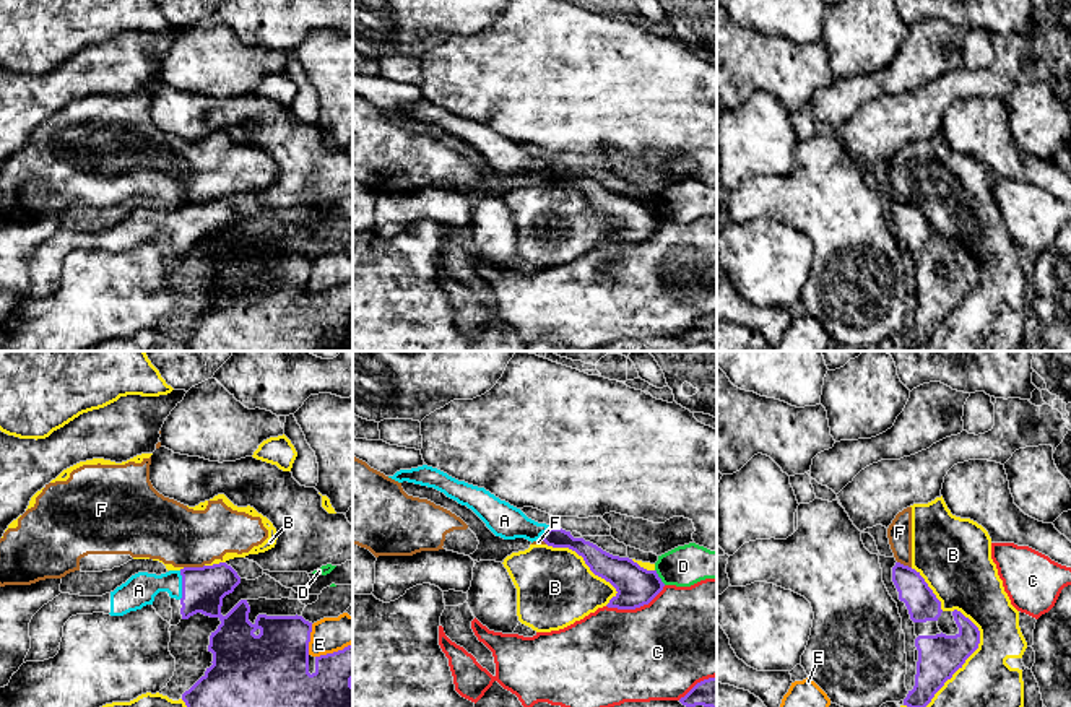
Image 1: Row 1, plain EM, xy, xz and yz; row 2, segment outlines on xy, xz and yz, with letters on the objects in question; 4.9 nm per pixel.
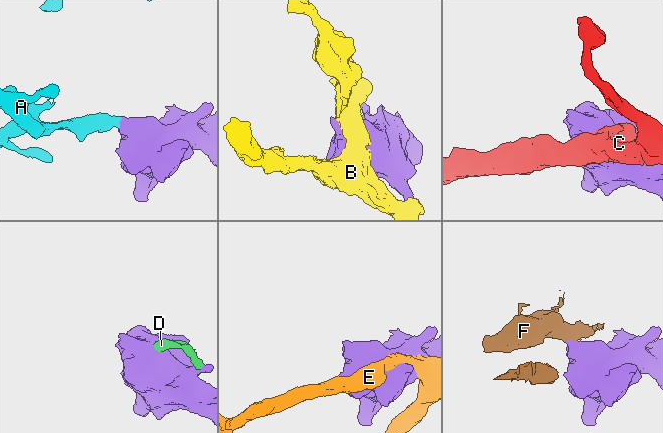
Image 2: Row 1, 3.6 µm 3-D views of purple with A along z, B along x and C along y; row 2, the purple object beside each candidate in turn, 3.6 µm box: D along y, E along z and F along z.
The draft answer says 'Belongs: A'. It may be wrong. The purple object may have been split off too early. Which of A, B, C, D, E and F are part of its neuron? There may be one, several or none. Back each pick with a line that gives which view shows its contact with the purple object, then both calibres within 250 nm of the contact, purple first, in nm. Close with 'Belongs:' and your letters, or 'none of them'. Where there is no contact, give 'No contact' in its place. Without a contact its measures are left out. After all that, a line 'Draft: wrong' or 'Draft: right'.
A: Touches purple in xy. Thickness 220 nm (purple) against 160 nm
Belongs: A
Draft: right

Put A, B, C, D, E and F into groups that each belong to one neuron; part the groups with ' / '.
A / B F / C / D / E

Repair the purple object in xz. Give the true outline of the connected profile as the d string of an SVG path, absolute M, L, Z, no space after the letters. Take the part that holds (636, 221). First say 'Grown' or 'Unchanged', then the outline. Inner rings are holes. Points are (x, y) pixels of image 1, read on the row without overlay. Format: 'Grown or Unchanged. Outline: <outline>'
Grown. Outline: M423 101L400 106L388 114L444 128L447 133L471 145L496 172L504 176L525 174L533 179L541 174L548 182L575 187L595 211L616 224L618 229L609 236L608 244L640 244L648 241L665 223L657 206L647 206L629 193L613 192L583 174L574 174L570 167L562 164L538 159L484 124L458 117L437 104Z

